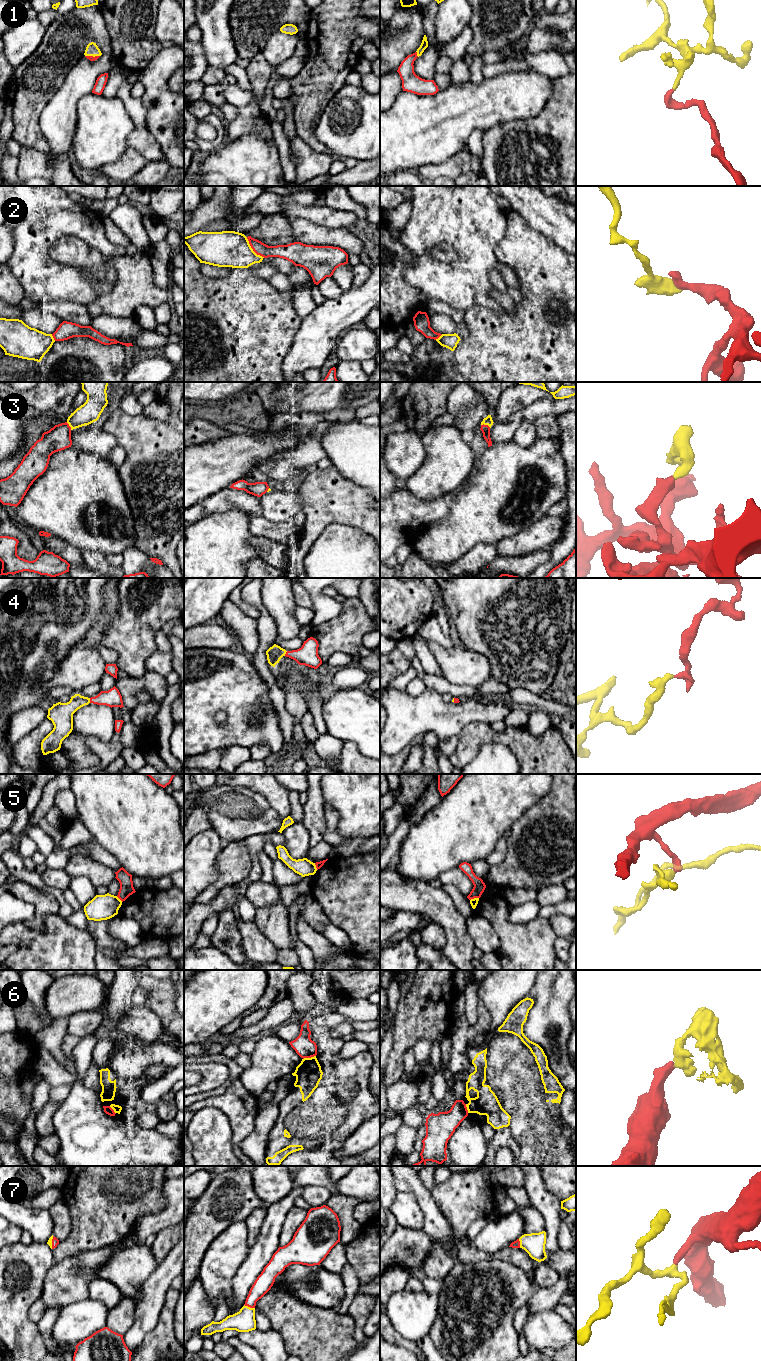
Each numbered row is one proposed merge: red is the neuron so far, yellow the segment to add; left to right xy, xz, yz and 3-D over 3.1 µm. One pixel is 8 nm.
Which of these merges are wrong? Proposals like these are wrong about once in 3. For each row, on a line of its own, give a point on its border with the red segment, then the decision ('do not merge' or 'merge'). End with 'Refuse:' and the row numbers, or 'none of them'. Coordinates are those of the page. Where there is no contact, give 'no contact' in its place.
1: yz (416, 54) | merge
2: xz (252, 248) | do not merge
3: yz (486, 425) | merge
4: xy (90, 700) | merge
5: yz (474, 897) | do not merge
6: xz (309, 1057) | do not merge
7: xz (249, 1306) | merge
Refuse: 2, 5, 6

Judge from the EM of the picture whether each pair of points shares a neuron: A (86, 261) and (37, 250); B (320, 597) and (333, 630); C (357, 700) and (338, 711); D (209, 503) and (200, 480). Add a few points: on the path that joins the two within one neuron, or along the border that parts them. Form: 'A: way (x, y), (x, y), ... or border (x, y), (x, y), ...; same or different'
A: border (64, 235), (51, 246), (49, 255), (69, 266); different
B: border (342, 603), (342, 611), (338, 615), (312, 628); different
C: way (352, 705), (346, 711), (343, 711); same
D: border (229, 487), (210, 494), (200, 503); different

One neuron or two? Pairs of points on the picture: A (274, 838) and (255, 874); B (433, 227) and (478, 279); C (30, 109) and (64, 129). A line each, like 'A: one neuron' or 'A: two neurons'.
A: one neuron
B: one neuron
C: two neurons

